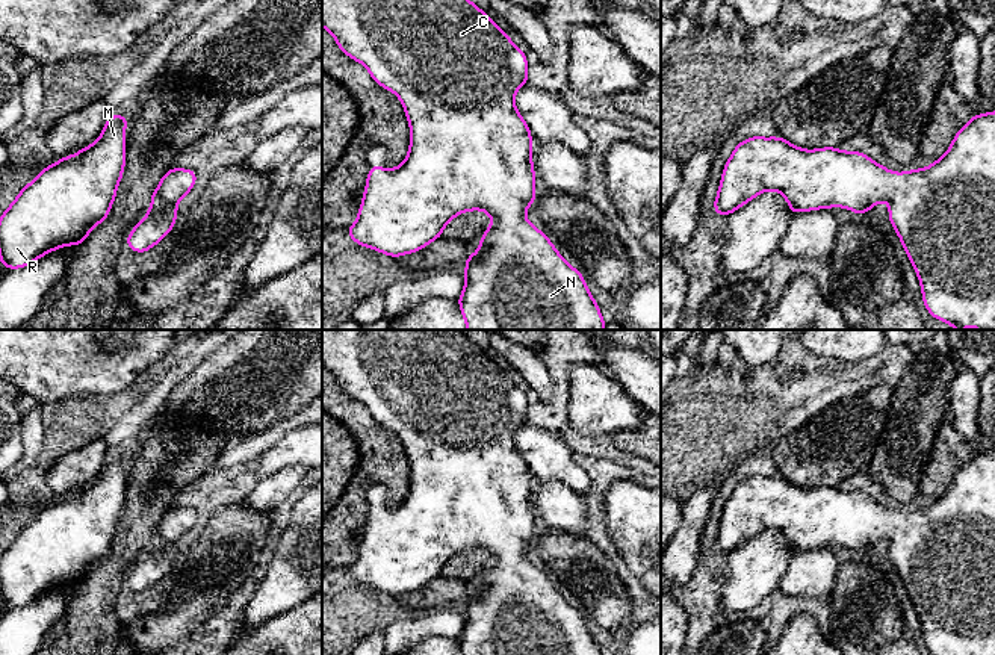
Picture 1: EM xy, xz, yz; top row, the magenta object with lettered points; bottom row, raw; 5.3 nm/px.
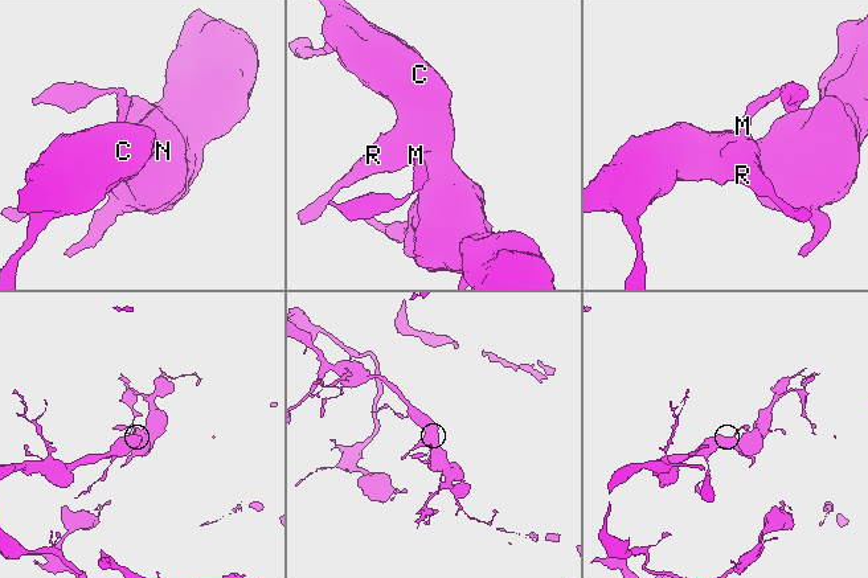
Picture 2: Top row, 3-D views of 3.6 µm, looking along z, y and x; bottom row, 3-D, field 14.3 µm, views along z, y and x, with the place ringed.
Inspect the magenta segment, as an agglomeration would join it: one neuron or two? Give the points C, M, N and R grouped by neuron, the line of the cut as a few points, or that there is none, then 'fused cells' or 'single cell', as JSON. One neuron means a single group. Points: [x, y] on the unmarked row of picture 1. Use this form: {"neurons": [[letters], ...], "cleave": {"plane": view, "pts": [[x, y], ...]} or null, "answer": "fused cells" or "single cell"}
{"neurons": [["C", "M", "N", "R"]], "cleave": null, "answer": "single cell"}

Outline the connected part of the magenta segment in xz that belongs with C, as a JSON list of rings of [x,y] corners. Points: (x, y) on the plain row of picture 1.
[[[322,330],[322,365],[334,375],[339,387],[346,395],[364,404],[369,408],[369,414],[380,425],[398,434],[411,469],[408,493],[398,507],[369,505],[357,560],[346,569],[351,578],[358,584],[377,588],[386,594],[399,596],[416,591],[439,578],[446,563],[457,554],[469,549],[485,549],[493,561],[484,570],[478,590],[469,593],[464,601],[466,623],[463,632],[457,638],[463,655],[602,655],[582,613],[569,604],[549,576],[523,555],[528,546],[537,539],[531,484],[532,473],[514,442],[517,428],[528,422],[528,399],[526,393],[507,372],[460,330]]]

